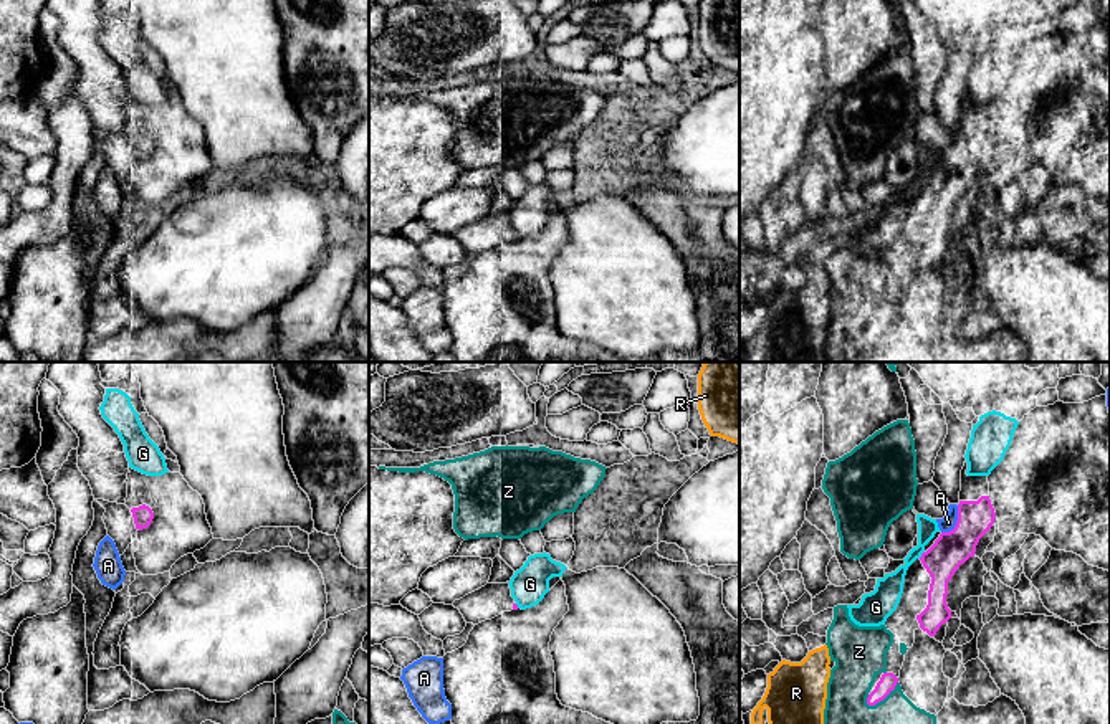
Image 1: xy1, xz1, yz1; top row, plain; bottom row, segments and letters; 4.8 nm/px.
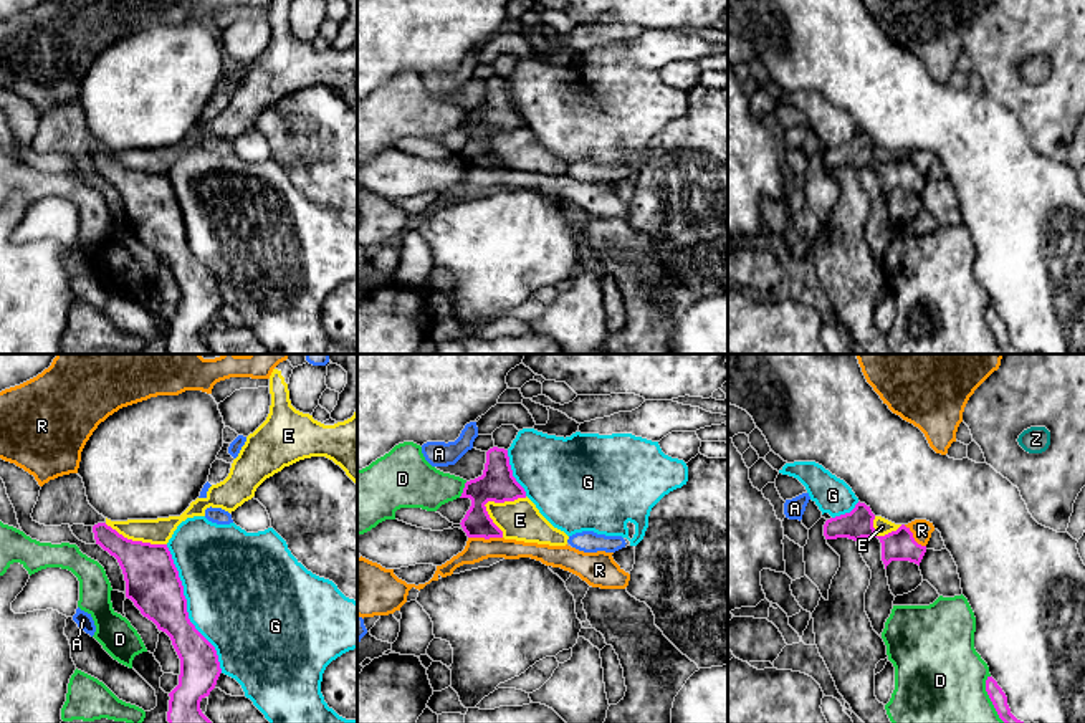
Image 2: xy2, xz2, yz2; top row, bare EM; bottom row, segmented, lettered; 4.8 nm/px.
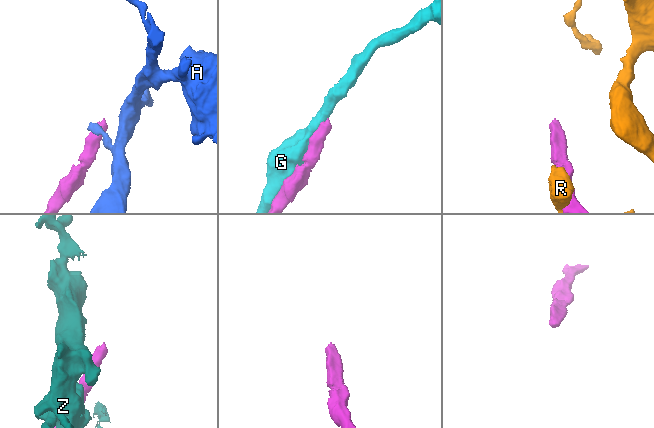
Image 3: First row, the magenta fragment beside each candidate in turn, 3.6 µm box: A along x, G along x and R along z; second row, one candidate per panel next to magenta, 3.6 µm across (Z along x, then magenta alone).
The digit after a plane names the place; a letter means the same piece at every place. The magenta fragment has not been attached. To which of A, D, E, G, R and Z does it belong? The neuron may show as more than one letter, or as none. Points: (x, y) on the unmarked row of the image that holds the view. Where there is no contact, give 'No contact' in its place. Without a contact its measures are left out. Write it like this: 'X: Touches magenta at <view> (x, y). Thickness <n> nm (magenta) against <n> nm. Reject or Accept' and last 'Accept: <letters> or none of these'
A: Touches magenta at yz1 (956, 152). Thickness 180 nm (magenta) against 70 nm. Reject
D: Touches magenta at xz2 (463, 119). Thickness 170 nm (magenta) against 240 nm. Reject
E: Touches magenta at xz2 (490, 129). Thickness 170 nm (magenta) against 200 nm. Reject
G: Touches magenta at xy2 (186, 239). Thickness 260 nm (magenta) against 480 nm. Reject
R: Touches magenta at xz2 (485, 167). Thickness 140 nm (magenta) against 120 nm. Reject
Z: Touches magenta at yz1 (882, 329). Thickness 90 nm (magenta) against 320 nm. Reject
Accept: none of these

